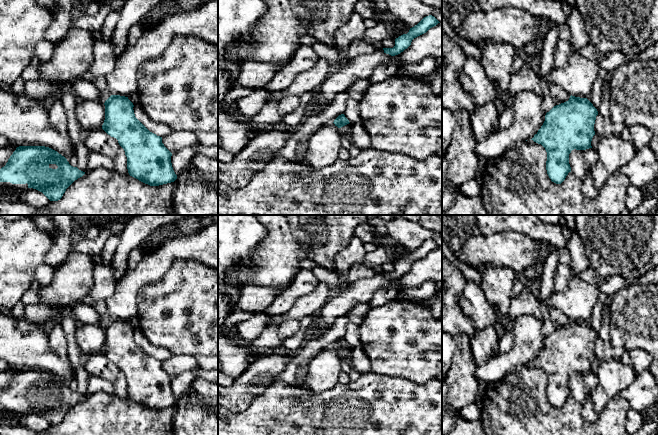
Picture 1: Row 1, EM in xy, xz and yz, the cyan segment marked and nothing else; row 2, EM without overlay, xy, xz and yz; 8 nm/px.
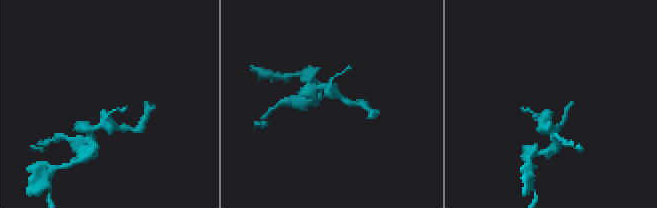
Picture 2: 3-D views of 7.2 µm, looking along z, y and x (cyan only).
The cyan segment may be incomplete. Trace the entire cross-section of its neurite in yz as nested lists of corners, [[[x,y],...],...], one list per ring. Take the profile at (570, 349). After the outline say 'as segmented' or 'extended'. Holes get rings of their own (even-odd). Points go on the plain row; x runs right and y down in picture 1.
[[[572,319],[568,325],[554,330],[546,337],[543,349],[531,364],[545,372],[547,376],[546,394],[552,406],[561,408],[571,396],[569,378],[572,374],[592,372],[591,365],[595,359],[594,348],[597,339],[597,333],[587,322]]]; as segmented

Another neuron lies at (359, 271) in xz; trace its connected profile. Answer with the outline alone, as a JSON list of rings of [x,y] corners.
[[[362,263],[353,265],[345,275],[344,279],[348,283],[356,282],[360,279],[370,278],[374,276],[376,273],[373,268],[370,268]]]

